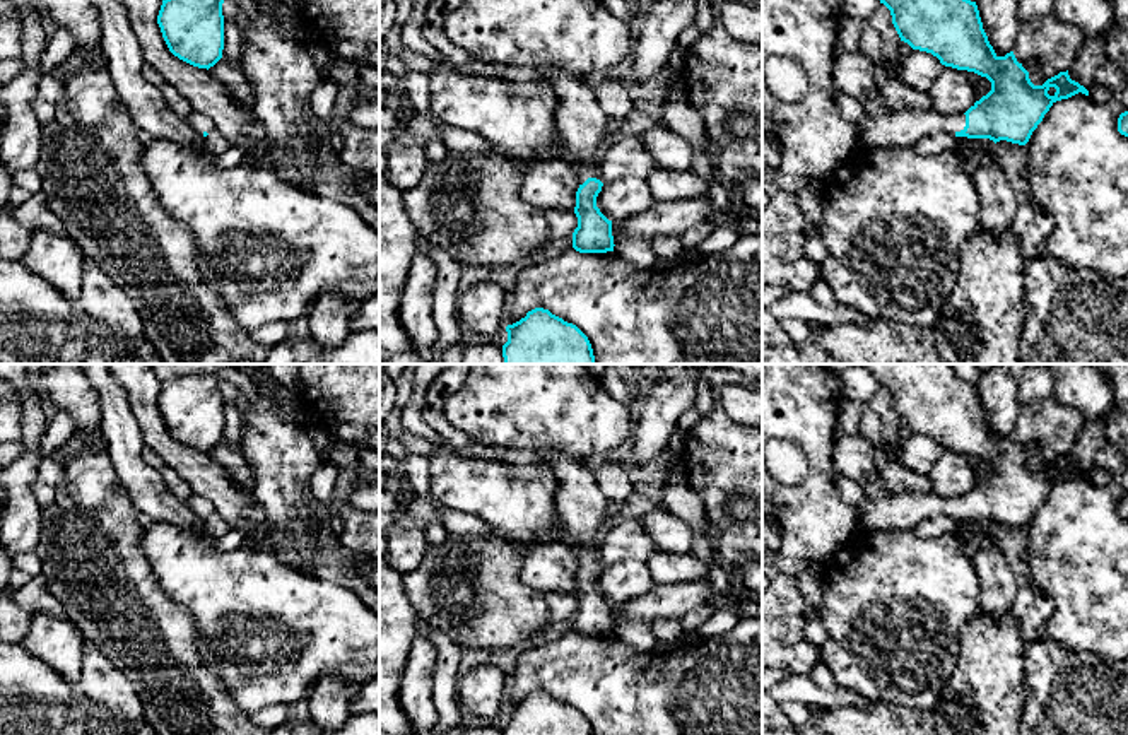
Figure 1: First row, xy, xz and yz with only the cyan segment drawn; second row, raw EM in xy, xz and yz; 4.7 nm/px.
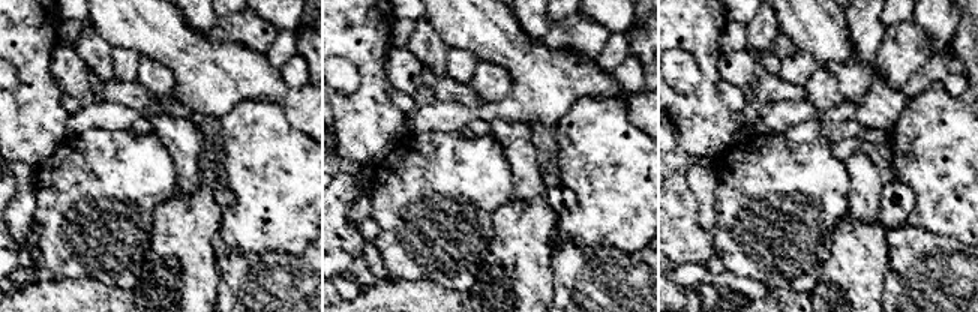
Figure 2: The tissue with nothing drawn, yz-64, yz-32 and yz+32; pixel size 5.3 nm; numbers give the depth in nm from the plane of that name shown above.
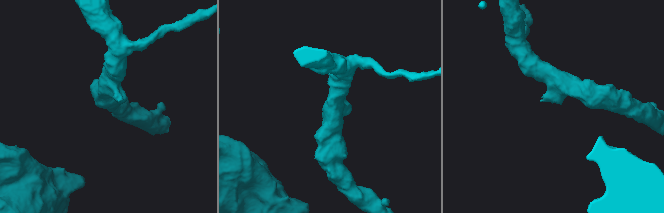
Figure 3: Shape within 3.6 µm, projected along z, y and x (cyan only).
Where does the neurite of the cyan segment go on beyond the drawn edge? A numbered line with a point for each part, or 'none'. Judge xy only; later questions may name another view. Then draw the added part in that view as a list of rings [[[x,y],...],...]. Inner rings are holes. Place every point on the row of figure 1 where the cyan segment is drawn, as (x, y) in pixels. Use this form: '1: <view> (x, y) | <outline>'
1: xy (199, 122) | [[[193,111],[193,113],[186,118],[186,121],[188,121],[190,126],[191,126],[197,133],[200,133],[200,135],[203,135],[205,132],[207,132],[209,135],[215,132],[212,120],[210,120],[209,116],[205,116],[205,115],[198,113],[198,111]]]

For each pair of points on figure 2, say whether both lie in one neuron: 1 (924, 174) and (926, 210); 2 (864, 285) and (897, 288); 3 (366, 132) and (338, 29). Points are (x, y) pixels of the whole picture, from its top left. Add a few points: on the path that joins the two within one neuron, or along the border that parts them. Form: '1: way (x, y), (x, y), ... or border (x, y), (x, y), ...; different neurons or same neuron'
1: way (926, 183), (926, 201); same neuron
2: border (888, 252), (884, 296); different neurons
3: way (369, 107), (369, 60), (363, 54); same neuron

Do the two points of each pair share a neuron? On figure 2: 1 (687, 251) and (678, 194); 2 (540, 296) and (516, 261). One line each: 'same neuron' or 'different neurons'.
1: same neuron
2: same neuron

